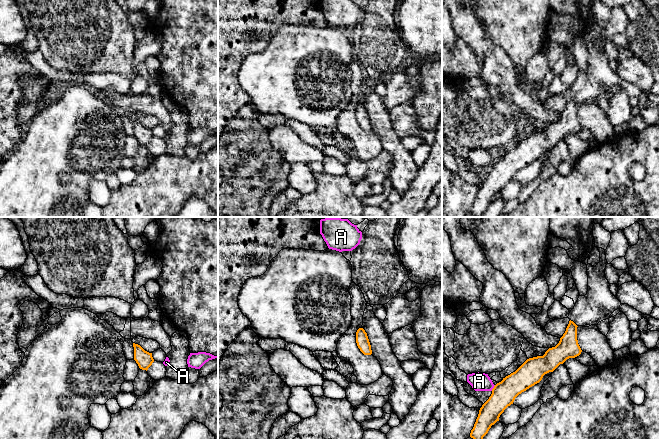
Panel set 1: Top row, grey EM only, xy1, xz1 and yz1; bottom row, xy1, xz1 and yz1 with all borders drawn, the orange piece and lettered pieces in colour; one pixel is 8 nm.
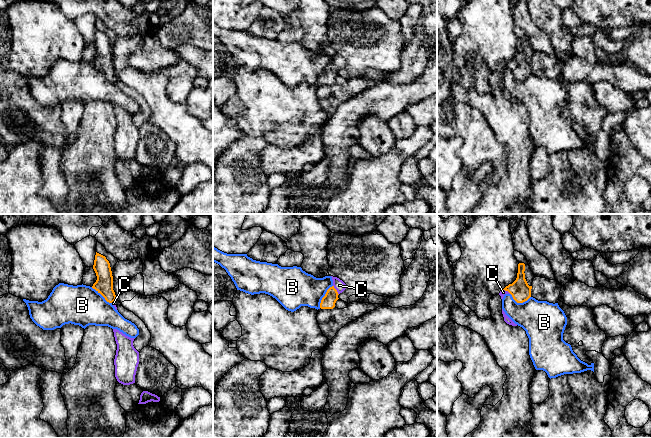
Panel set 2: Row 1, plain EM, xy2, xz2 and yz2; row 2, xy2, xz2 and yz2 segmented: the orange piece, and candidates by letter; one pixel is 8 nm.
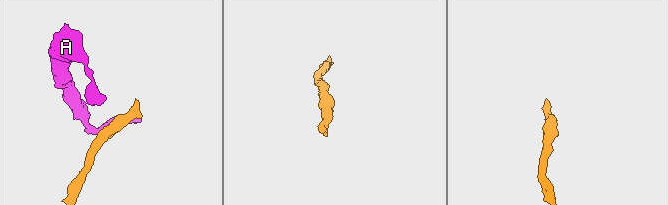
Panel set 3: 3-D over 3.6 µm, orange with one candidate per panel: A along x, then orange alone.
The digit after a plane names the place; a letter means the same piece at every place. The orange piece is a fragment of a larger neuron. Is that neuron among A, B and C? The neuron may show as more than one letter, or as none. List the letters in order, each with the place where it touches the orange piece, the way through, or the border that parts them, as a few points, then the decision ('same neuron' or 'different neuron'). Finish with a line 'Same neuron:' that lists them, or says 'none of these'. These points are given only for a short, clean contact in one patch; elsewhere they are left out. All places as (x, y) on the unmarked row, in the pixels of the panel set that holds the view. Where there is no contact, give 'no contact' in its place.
A: yz1 (493, 164) | different neuron
B: xz2 (324, 72) | along xz2 (332, 61), (322, 74), (319, 83) | different neuron
C: xz2 (336, 66) | across xz2 (328, 77), (336, 66), (339, 61) | same neuron
Same neuron: C

